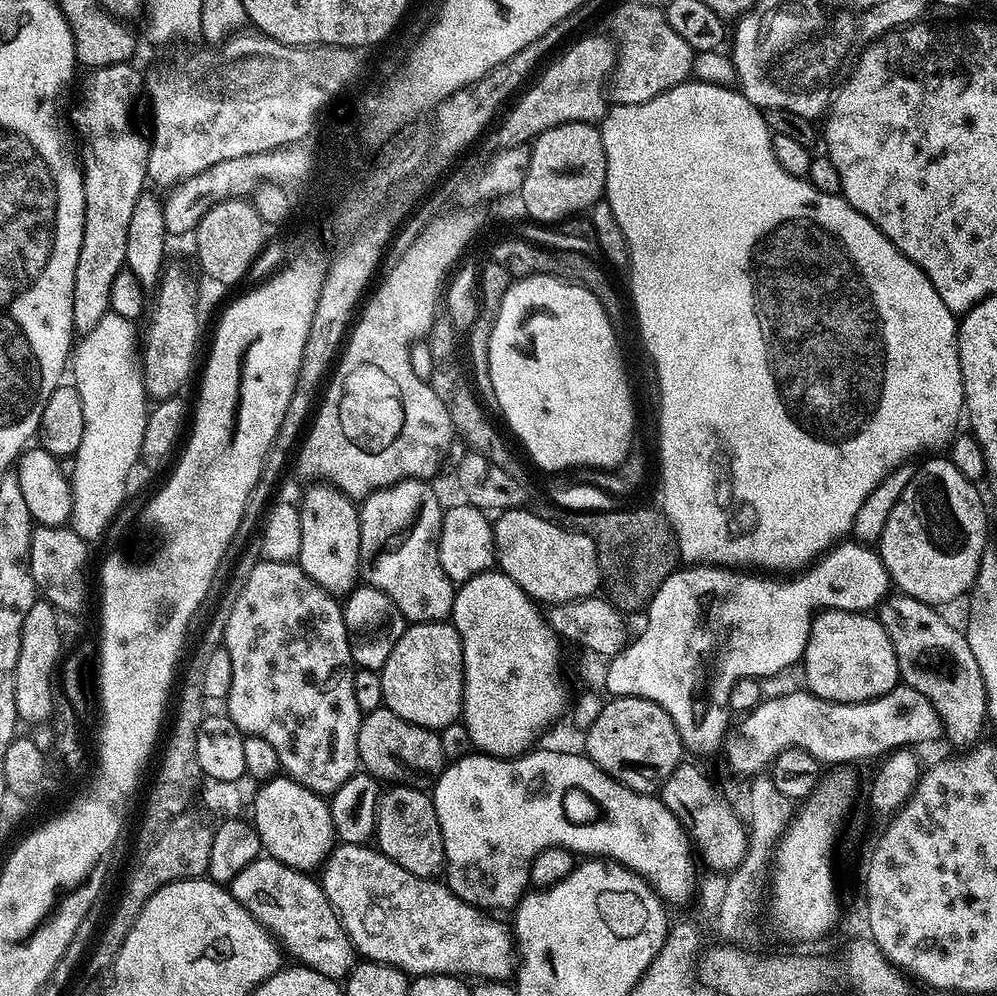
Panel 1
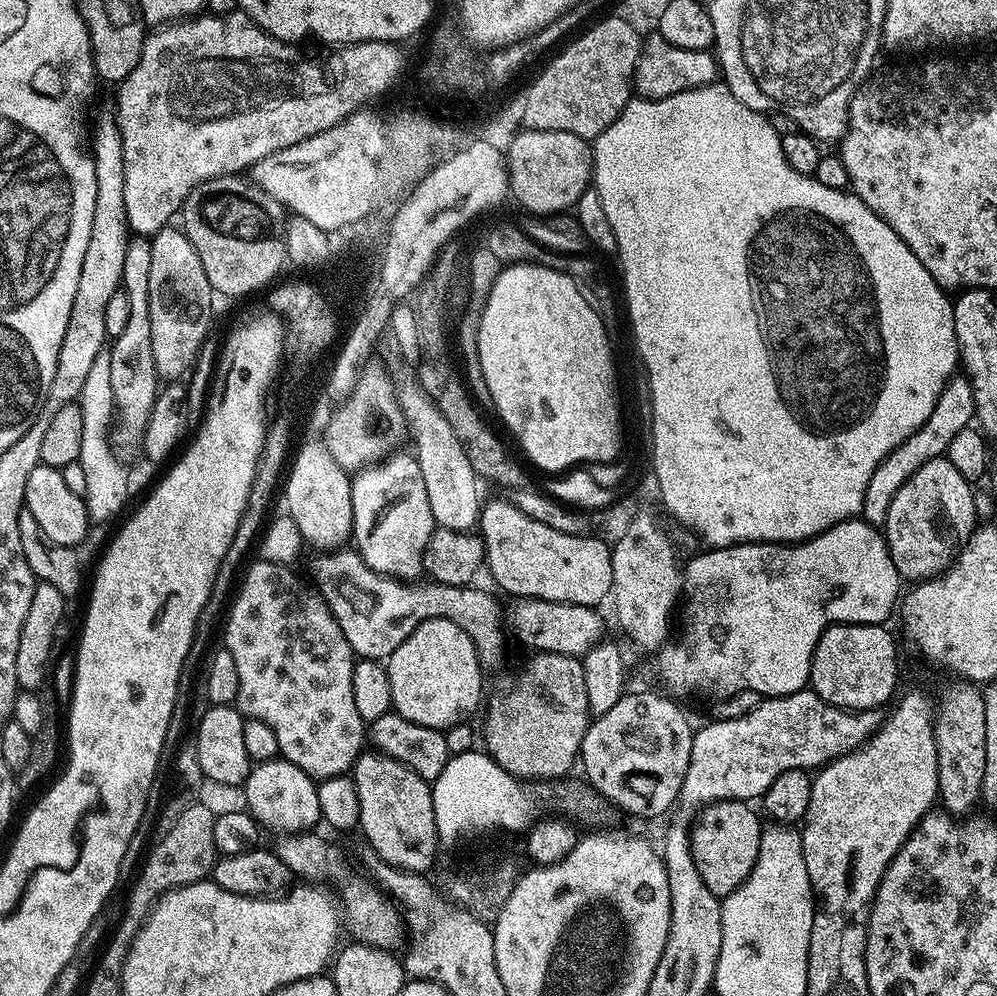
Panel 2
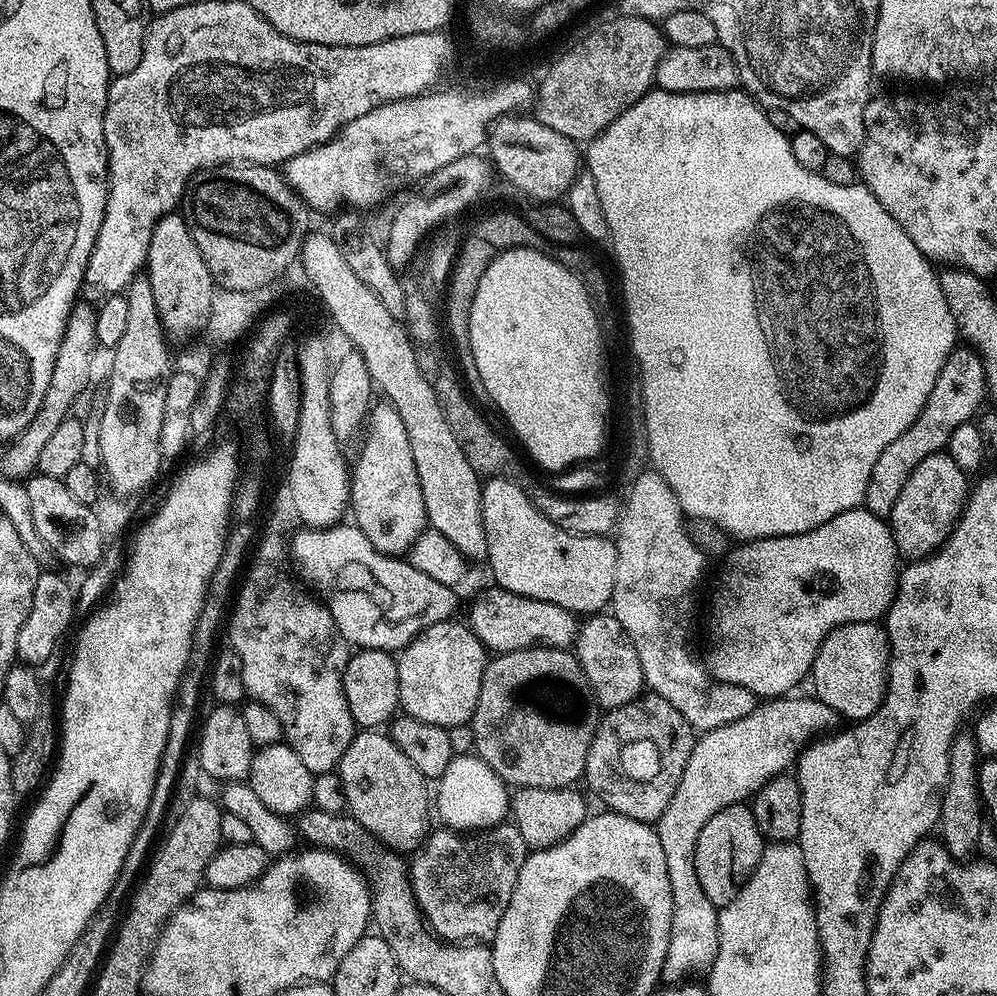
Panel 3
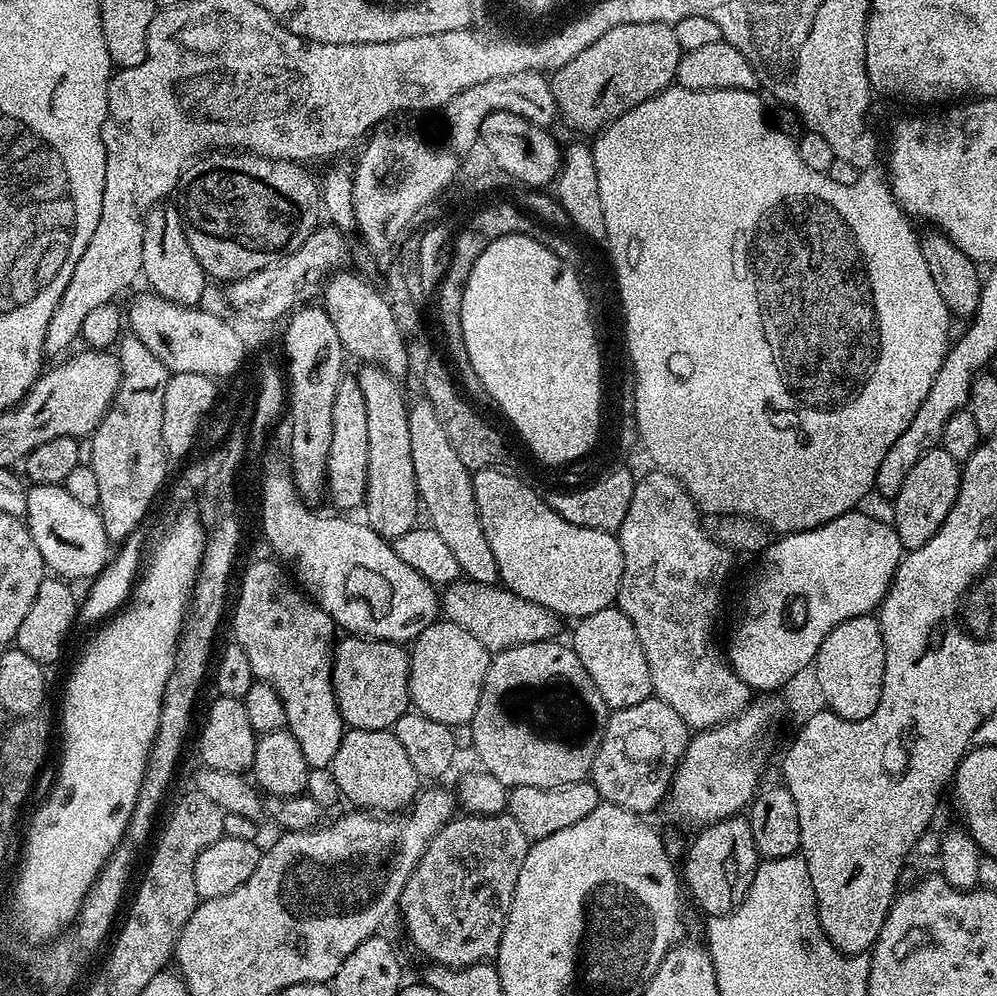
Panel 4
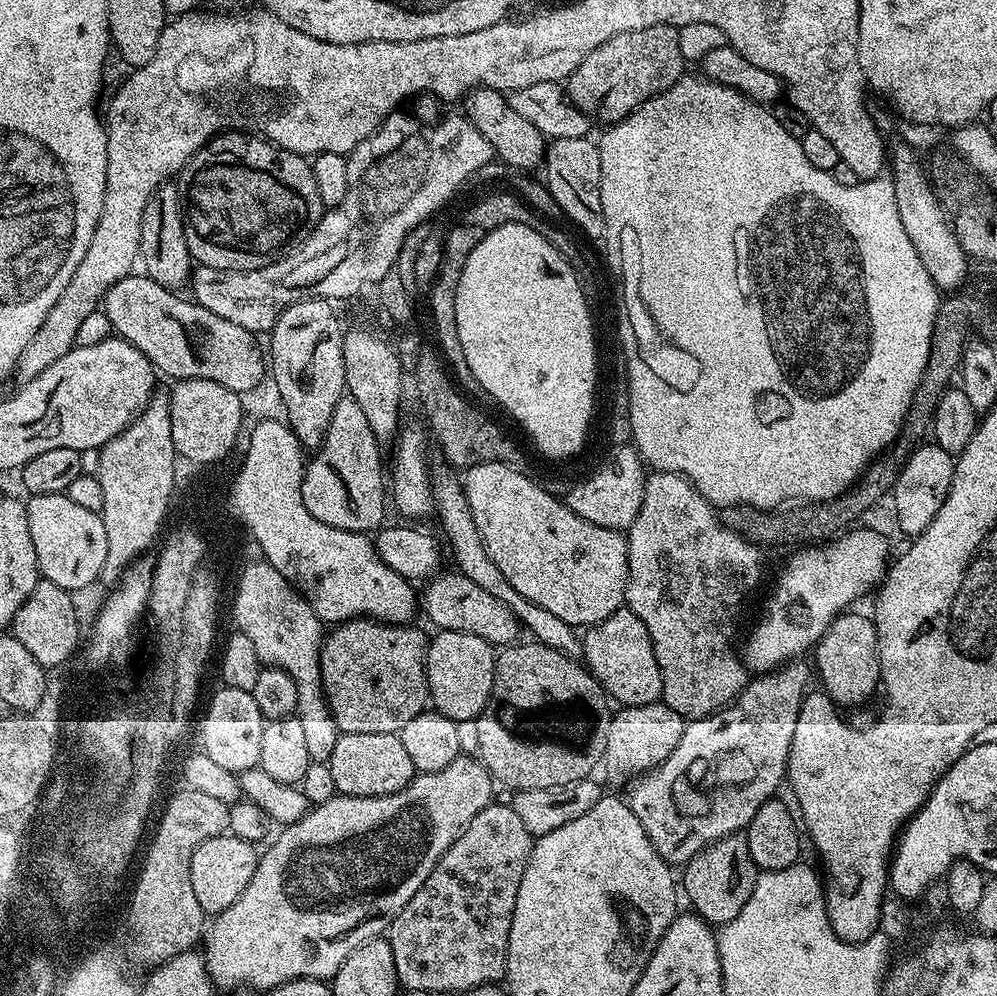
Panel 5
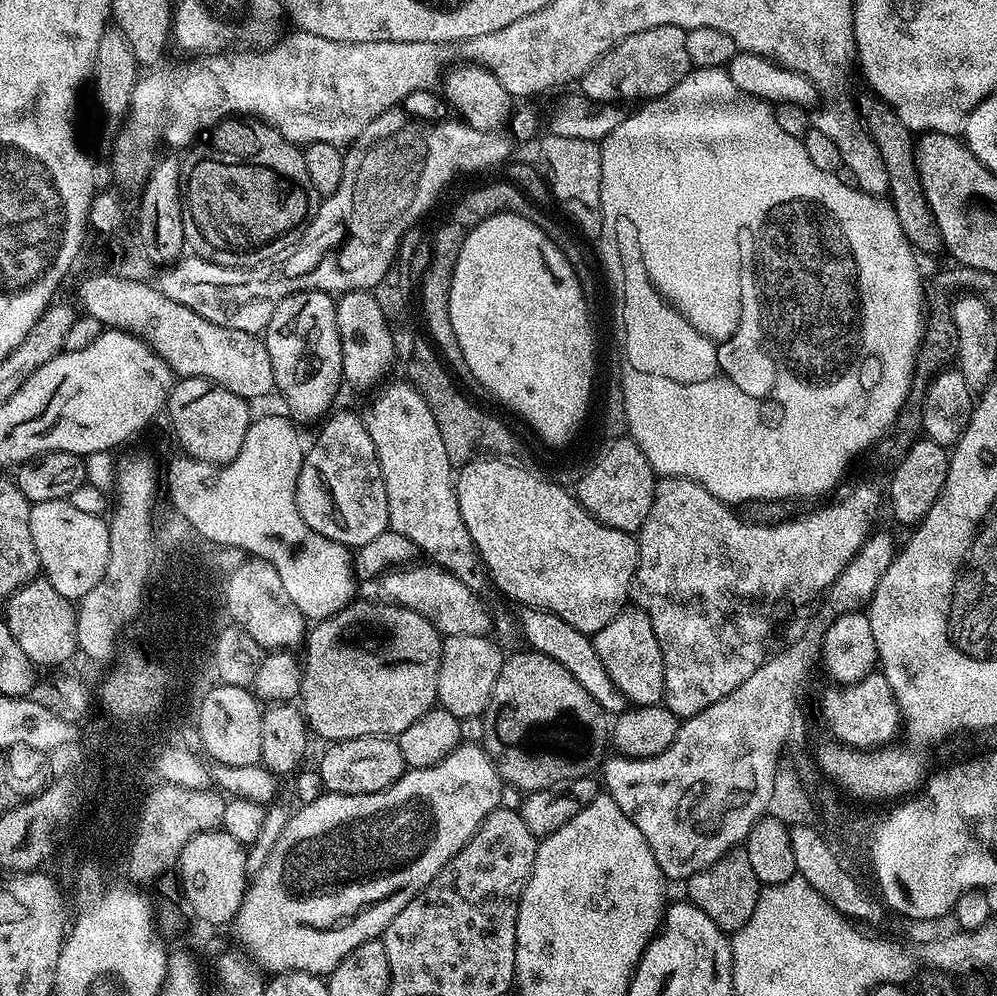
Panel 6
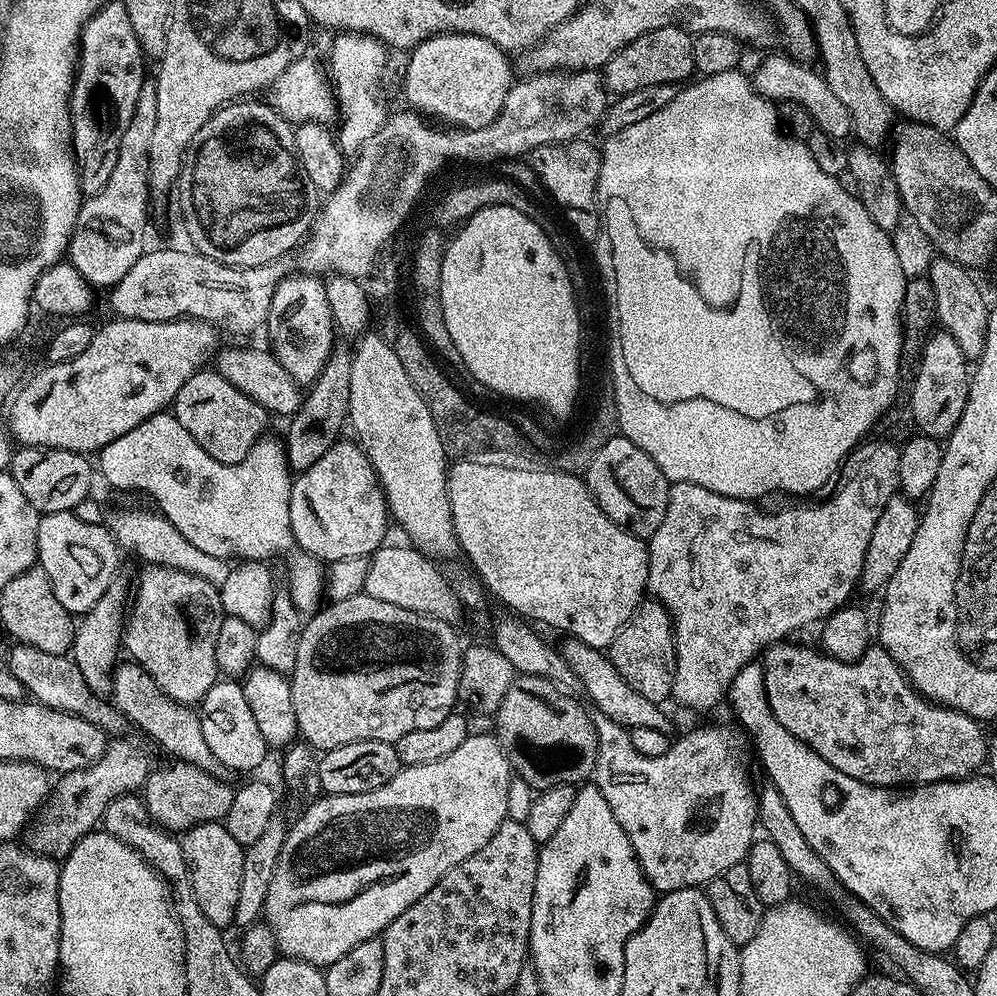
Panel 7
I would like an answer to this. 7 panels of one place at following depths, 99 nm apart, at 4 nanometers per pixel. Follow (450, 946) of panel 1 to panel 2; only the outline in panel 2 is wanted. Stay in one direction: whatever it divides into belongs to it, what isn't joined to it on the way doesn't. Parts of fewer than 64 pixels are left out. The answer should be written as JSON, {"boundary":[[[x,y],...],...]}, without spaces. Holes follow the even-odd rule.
{"boundary":[[[316,834],[285,835],[283,839],[281,839],[284,841],[282,841],[281,844],[278,846],[275,845],[274,851],[276,855],[280,857],[280,861],[288,868],[289,873],[291,873],[293,877],[305,876],[305,878],[308,879],[305,881],[308,881],[308,882],[324,882],[320,880],[329,880],[329,882],[332,884],[340,884],[340,900],[338,896],[338,904],[339,904],[339,907],[342,909],[342,920],[343,920],[343,923],[346,925],[346,932],[349,932],[349,934],[352,935],[349,937],[351,937],[353,941],[356,941],[362,944],[369,944],[370,946],[374,946],[375,948],[387,948],[389,950],[396,950],[396,947],[398,947],[400,944],[400,939],[402,939],[404,936],[404,920],[402,917],[400,917],[399,910],[396,909],[397,901],[395,899],[390,898],[389,893],[385,891],[385,889],[381,887],[379,883],[373,882],[373,884],[371,884],[371,882],[368,881],[367,878],[364,876],[348,876],[348,868],[346,865],[344,865],[344,856],[342,853],[340,853],[339,846],[336,844],[331,844],[331,842],[328,841],[327,838],[324,836],[312,836],[312,835],[316,835]]]}

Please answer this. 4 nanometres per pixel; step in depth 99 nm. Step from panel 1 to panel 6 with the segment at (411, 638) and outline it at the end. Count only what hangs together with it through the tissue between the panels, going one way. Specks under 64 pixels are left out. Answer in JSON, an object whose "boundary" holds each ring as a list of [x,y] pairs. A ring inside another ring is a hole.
{"boundary":[[[488,636],[447,637],[444,641],[444,654],[440,659],[440,674],[438,676],[438,690],[436,691],[439,707],[450,710],[450,714],[459,717],[478,716],[487,712],[488,703],[494,690],[494,682],[498,682],[498,674],[506,659],[505,653],[500,653],[499,647],[501,648],[501,645]]]}

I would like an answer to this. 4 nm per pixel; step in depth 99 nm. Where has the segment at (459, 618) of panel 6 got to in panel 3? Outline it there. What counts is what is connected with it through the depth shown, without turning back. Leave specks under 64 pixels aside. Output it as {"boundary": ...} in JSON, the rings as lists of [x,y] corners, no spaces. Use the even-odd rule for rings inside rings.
{"boundary":[[[491,586],[472,604],[466,623],[493,653],[513,652],[519,648],[567,649],[575,641],[578,620],[573,612],[557,604],[531,600],[499,586]],[[493,648],[493,649],[492,649]]]}

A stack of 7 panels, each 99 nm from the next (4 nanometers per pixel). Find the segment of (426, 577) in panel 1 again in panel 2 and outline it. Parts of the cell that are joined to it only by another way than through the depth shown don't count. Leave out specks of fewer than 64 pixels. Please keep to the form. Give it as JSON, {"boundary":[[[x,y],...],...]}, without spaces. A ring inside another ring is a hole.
{"boundary":[[[393,454],[388,459],[381,461],[379,464],[373,464],[371,468],[365,468],[352,481],[352,535],[355,551],[359,552],[366,566],[370,566],[370,570],[382,572],[386,576],[393,577],[405,582],[415,581],[416,575],[424,572],[424,547],[430,542],[433,532],[438,527],[437,513],[430,510],[430,498],[426,498],[426,482],[422,482],[422,470],[418,466],[415,455],[400,456],[401,454]]]}

